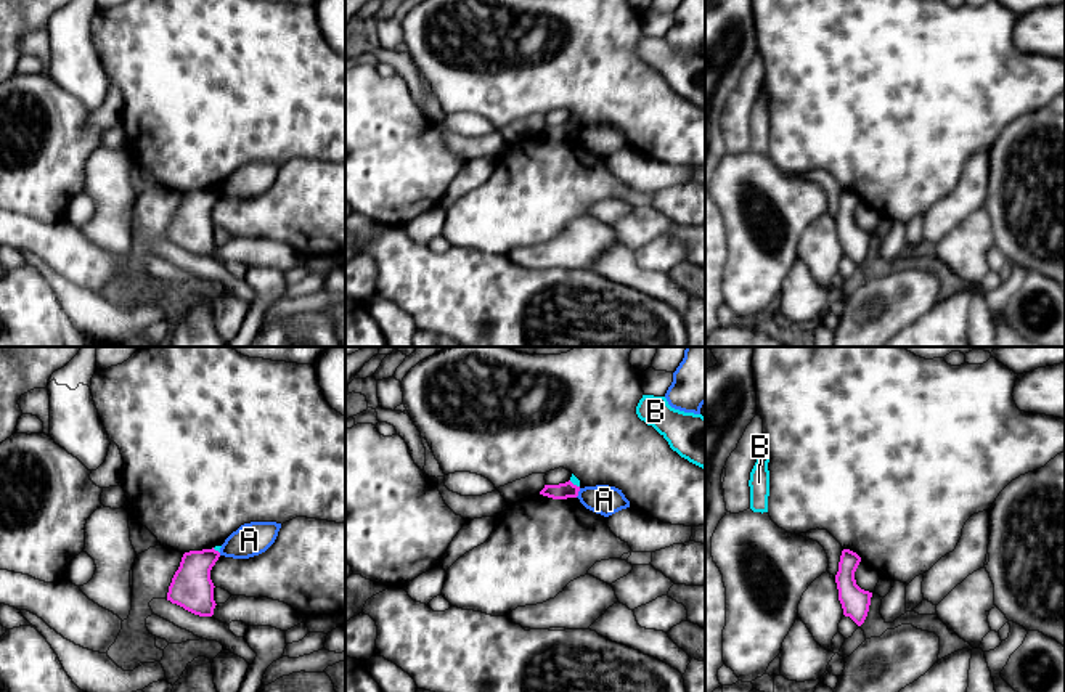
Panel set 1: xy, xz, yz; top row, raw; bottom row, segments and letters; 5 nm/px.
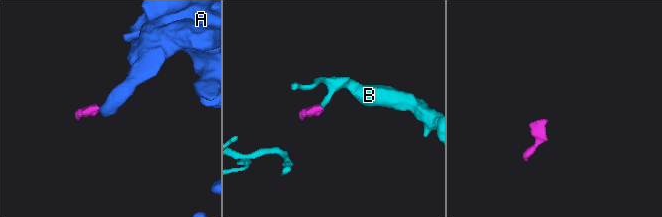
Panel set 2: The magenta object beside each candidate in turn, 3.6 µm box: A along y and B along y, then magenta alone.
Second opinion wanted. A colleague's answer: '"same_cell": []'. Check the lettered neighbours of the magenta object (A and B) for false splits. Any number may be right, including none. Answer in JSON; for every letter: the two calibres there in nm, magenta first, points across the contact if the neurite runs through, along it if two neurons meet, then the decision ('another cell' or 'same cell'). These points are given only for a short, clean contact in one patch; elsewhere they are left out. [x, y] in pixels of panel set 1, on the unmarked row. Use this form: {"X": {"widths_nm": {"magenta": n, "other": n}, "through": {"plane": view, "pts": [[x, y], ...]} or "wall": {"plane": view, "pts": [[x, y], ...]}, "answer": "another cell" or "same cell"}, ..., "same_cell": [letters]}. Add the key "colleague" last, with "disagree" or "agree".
{"A": {"widths_nm": {"magenta": 80, "other": 150}, "wall": {"plane": "xz", "pts": [[580, 129], [575, 137]]}, "answer": "another cell"}, "B": {"widths_nm": {"magenta": 80, "other": 40}, "wall": {"plane": "xz", "pts": [[569, 121], [579, 127]]}, "answer": "another cell"}, "same_cell": [], "colleague": "agree"}

